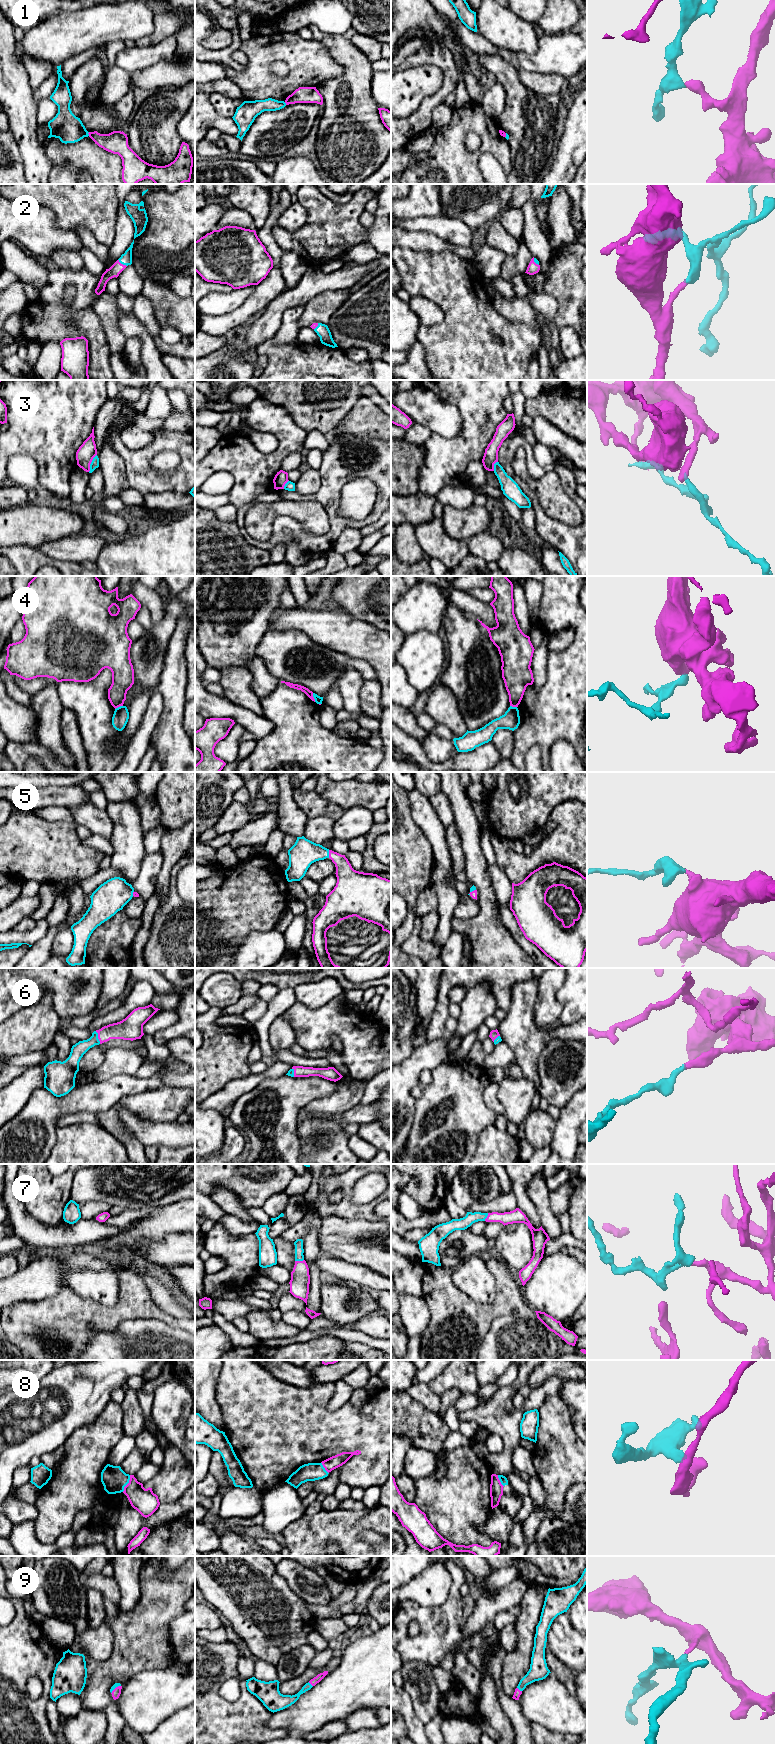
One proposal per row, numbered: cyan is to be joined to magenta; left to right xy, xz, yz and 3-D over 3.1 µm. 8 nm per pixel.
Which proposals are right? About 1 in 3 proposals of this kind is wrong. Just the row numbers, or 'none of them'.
2, 5, 6, 7, 9

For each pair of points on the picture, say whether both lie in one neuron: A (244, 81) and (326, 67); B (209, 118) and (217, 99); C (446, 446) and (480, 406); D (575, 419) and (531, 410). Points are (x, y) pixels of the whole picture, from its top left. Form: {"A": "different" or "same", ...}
{"A": "same", "B": "different", "C": "same", "D": "same"}

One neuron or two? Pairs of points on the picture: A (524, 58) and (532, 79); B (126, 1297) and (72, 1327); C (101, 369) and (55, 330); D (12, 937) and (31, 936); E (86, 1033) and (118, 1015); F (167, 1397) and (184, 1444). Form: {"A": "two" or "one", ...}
{"A": "two", "B": "one", "C": "one", "D": "one", "E": "two", "F": "one"}

